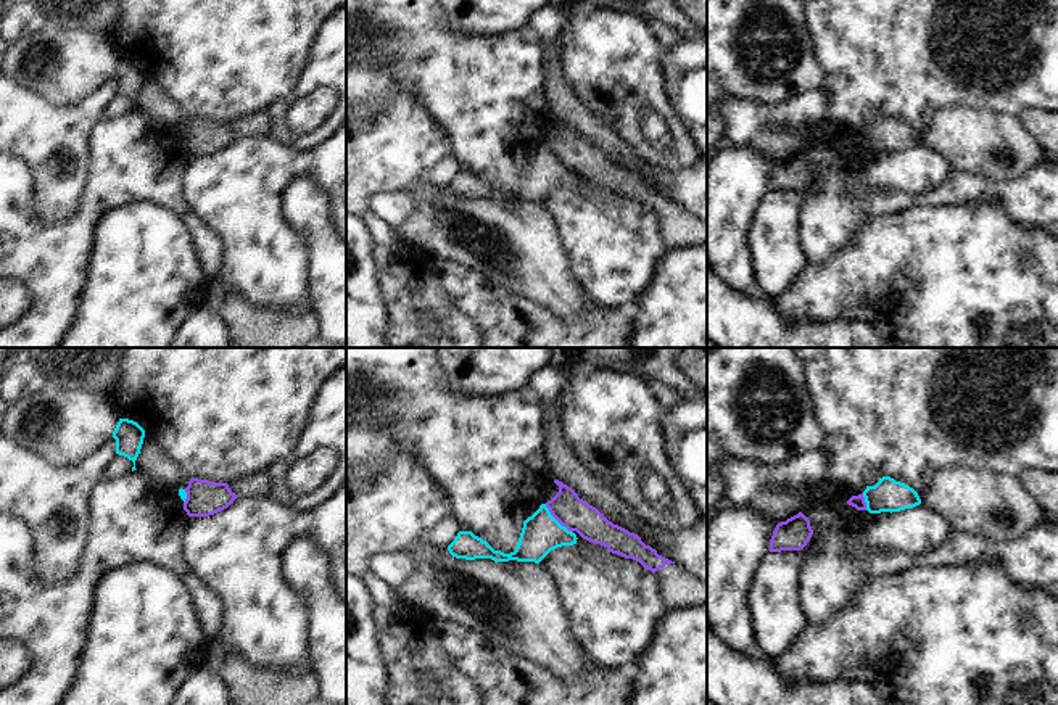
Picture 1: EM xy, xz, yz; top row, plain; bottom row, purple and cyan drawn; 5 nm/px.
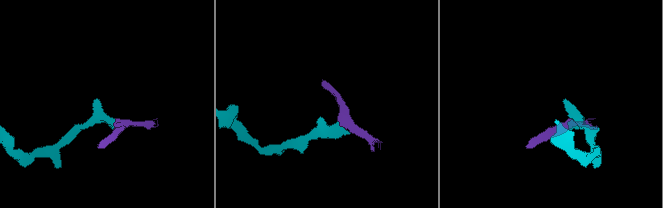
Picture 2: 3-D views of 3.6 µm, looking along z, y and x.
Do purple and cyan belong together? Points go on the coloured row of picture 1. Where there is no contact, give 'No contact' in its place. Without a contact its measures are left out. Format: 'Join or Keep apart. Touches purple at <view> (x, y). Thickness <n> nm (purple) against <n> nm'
Keep apart. Touches purple at xz (557, 520). Thickness 160 nm (purple) against 200 nm

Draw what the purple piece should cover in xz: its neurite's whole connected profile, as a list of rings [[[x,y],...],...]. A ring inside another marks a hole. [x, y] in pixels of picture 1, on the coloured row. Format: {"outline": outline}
{"outline": [[[559,480],[559,493],[546,502],[551,515],[568,531],[604,546],[609,552],[633,559],[659,576],[660,596],[670,610],[707,604],[707,583],[657,554],[641,538],[609,522],[596,507]]]}

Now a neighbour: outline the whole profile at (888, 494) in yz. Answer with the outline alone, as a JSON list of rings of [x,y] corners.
[[[882,476],[874,486],[863,491],[866,510],[870,513],[900,512],[921,504],[918,493],[905,483],[891,476]]]

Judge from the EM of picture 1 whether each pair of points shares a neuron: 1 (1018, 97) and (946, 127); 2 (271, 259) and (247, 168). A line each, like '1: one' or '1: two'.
1: two
2: one

